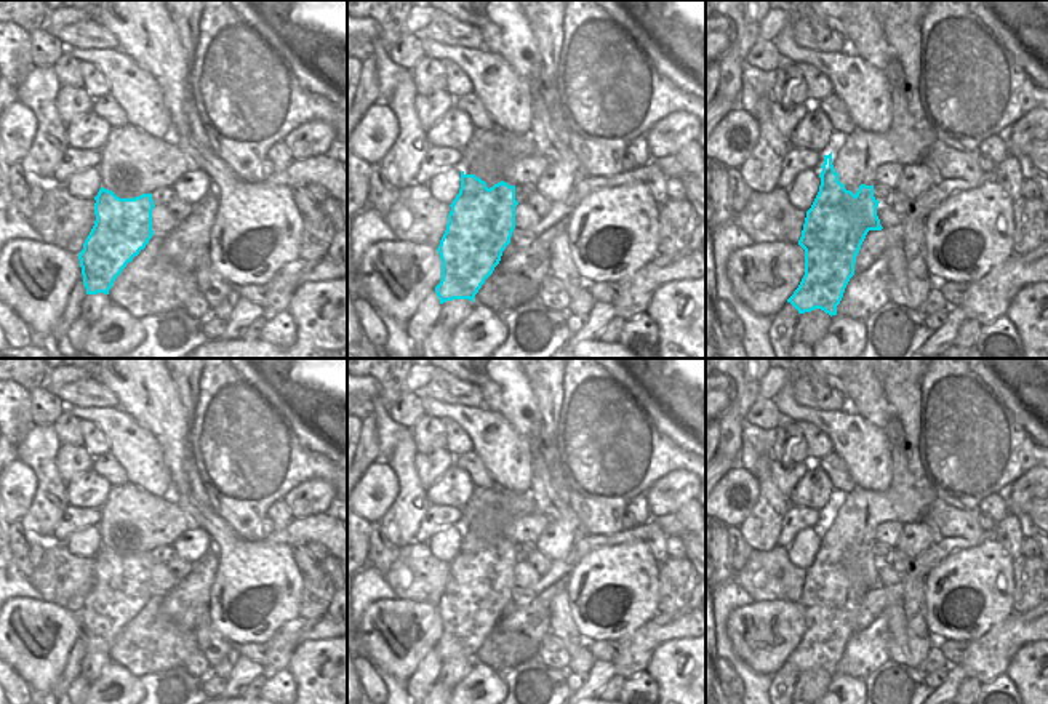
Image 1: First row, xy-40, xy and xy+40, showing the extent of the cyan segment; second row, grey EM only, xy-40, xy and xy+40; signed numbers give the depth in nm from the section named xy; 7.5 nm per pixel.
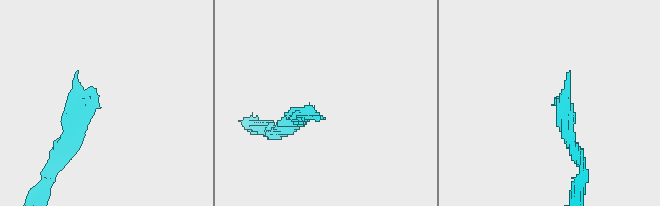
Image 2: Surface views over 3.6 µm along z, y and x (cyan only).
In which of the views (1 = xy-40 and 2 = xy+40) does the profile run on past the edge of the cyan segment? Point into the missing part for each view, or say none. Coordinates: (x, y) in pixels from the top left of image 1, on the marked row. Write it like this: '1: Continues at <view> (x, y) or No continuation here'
1: No continuation here
2: Continues at xy+40 (855, 157).

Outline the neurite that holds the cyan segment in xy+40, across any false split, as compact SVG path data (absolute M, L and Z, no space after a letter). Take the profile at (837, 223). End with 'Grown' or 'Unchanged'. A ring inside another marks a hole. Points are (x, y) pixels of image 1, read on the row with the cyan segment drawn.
M875 0L875 14L899 59L907 109L885 133L835 133L835 146L824 155L819 192L806 211L798 240L805 250L805 275L787 299L798 314L821 309L837 315L867 232L883 229L877 216L880 202L874 197L877 168L888 162L923 165L938 138L920 102L920 56L912 58L912 43L906 37L907 14L896 0Z. Grown.

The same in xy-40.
M99 189L94 226L78 254L86 294L109 294L115 278L146 248L152 230L152 194L120 198Z. Unchanged.

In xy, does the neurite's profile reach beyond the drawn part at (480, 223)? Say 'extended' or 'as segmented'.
extended

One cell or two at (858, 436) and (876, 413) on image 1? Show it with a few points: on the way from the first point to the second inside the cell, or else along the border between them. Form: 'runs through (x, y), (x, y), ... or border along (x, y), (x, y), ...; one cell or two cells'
border along (847, 405), (885, 429); two cells

